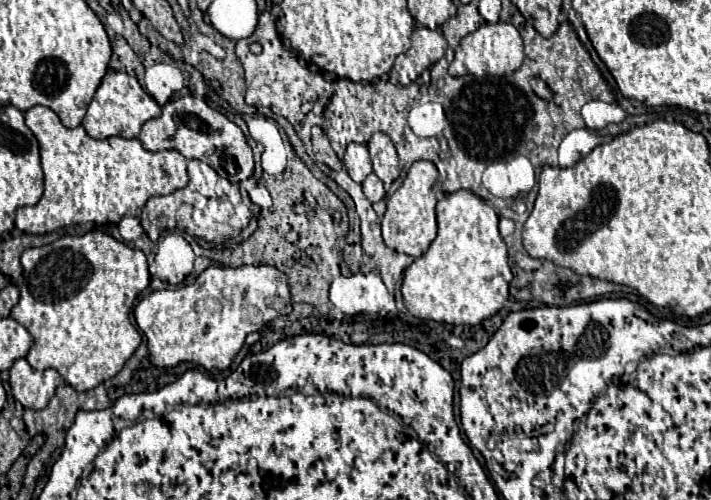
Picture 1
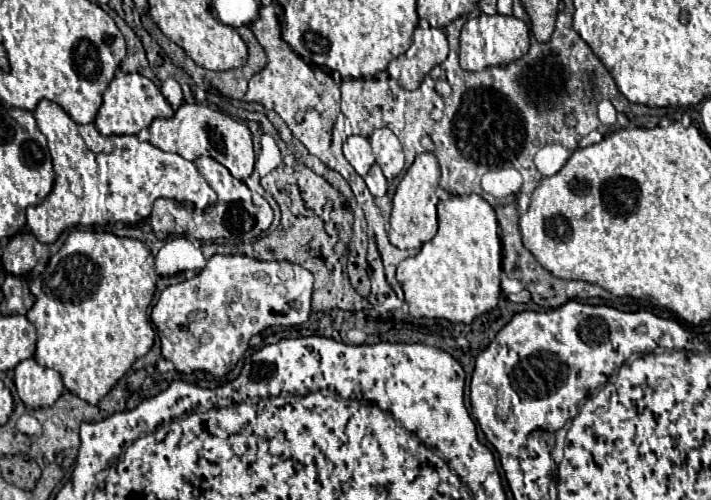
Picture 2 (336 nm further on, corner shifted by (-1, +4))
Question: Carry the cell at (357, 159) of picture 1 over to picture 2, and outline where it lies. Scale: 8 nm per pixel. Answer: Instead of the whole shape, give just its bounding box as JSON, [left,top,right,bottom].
[343,136,375,176]

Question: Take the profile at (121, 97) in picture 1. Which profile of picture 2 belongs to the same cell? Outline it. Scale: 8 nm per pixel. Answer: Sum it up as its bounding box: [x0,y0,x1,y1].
[95,74,173,136]

